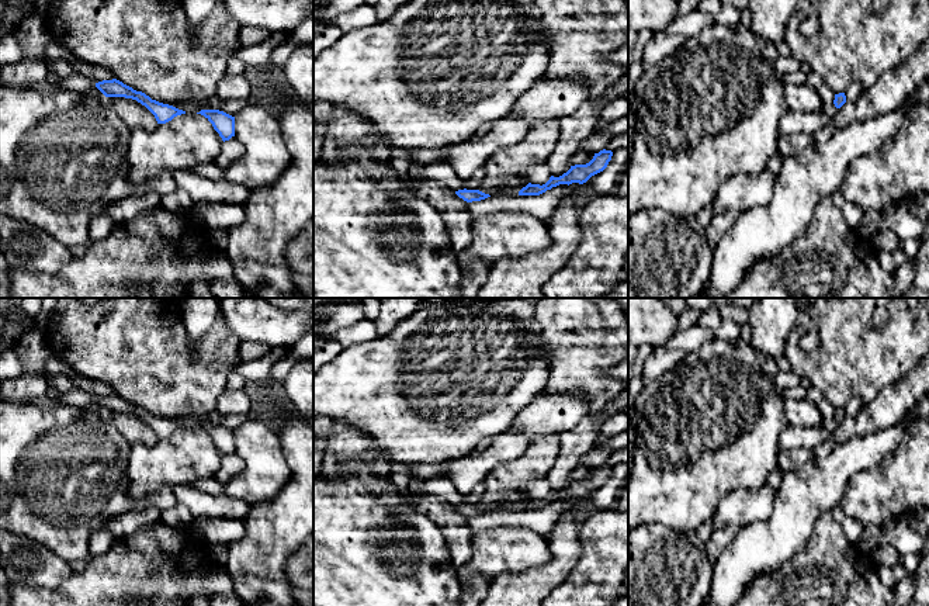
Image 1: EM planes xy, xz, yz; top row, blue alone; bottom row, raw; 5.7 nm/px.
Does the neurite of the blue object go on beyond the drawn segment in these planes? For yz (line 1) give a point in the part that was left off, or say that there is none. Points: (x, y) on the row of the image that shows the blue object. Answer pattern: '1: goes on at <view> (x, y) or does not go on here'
1: does not go on here

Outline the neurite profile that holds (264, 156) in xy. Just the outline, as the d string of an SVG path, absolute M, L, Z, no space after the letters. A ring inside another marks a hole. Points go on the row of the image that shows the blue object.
M264 100L252 101L238 112L235 115L235 138L242 143L243 153L225 169L223 179L226 181L254 191L274 183L287 170L291 155L270 103Z

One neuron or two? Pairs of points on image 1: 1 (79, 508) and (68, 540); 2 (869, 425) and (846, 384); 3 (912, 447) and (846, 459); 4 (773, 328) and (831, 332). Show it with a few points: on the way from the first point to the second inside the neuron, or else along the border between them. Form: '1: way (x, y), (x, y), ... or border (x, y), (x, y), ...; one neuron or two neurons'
1: way (70, 516), (68, 519), (68, 532); one neuron
2: border (891, 384), (863, 404); two neurons
3: border (908, 419), (897, 447), (867, 468); two neurons
4: border (797, 322), (786, 339), (783, 353); two neurons

